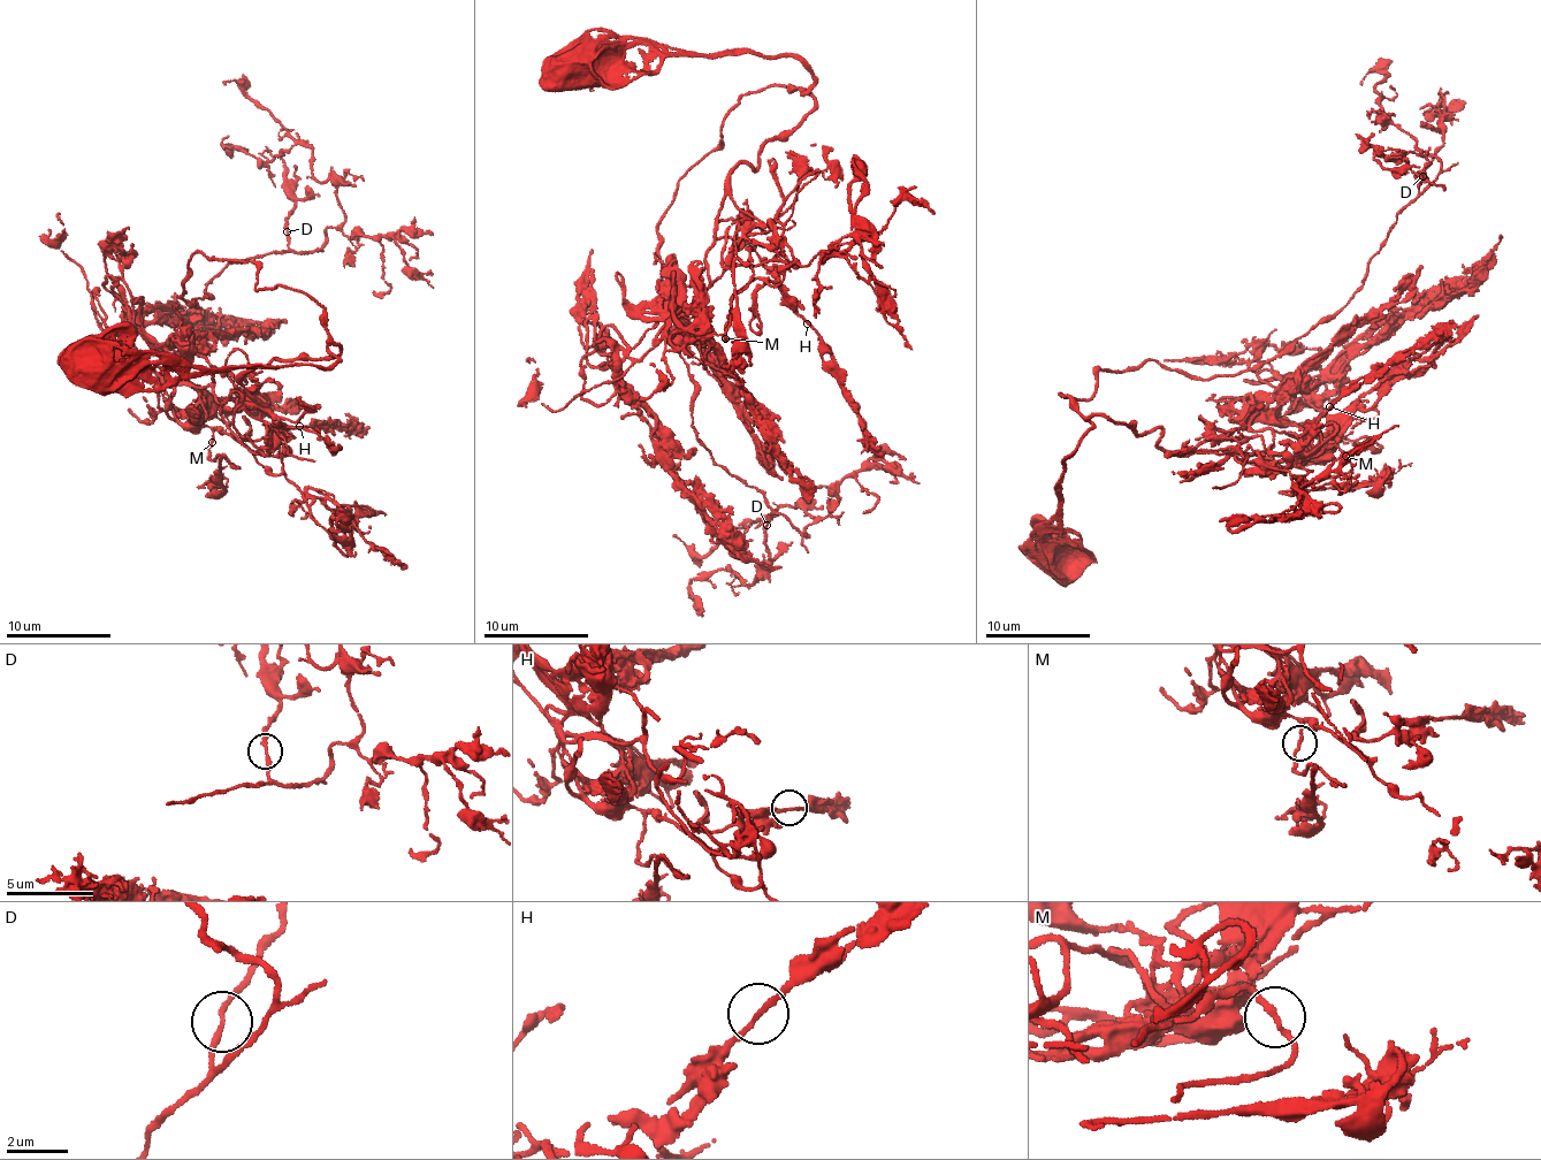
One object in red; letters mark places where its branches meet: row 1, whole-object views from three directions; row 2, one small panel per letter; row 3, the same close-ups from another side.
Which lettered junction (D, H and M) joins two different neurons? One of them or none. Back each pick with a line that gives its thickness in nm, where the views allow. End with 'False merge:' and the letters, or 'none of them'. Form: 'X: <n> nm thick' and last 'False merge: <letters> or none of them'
False merge: none of them

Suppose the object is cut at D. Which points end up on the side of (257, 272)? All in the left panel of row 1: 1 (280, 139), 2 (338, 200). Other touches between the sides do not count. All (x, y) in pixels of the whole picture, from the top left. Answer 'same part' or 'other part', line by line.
1: same part
2: same part

